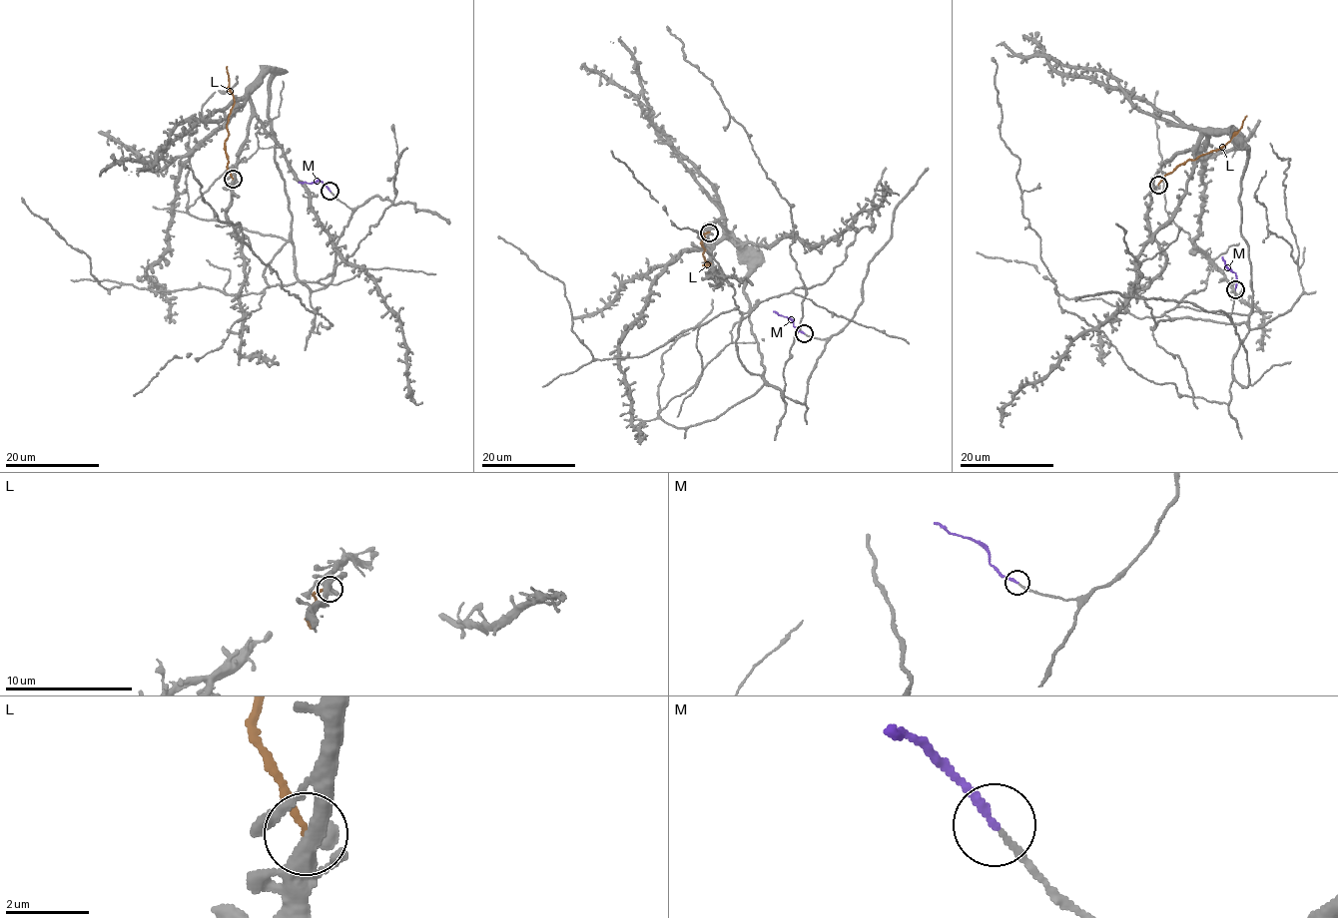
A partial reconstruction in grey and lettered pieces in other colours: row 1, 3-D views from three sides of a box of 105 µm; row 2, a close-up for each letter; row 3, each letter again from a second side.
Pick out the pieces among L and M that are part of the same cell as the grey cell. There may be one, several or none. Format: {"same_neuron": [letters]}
{"same_neuron": ["M"]}

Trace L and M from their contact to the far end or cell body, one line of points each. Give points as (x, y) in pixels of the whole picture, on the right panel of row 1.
L: (1158, 185), (1181, 164), (1225, 145), (1238, 132), (1246, 116)
M: (1235, 289), (1236, 276), (1221, 256)

